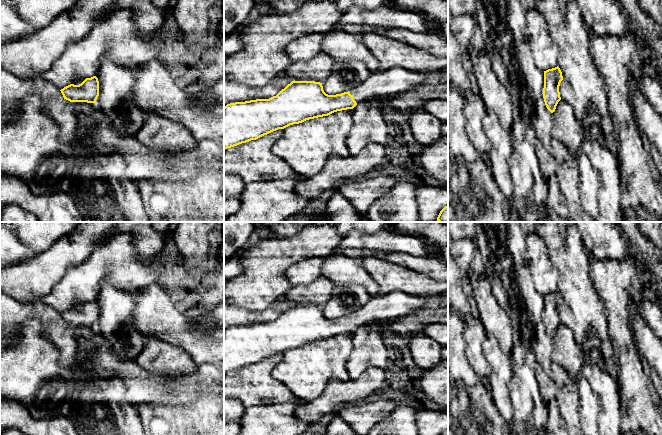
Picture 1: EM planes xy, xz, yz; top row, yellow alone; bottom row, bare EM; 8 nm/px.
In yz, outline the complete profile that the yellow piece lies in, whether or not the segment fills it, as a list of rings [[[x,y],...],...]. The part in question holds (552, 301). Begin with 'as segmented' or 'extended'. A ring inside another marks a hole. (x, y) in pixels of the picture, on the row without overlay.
as segmented; [[[557,290],[544,295],[543,322],[547,333],[553,337],[561,324],[559,310],[563,304],[562,296]]]

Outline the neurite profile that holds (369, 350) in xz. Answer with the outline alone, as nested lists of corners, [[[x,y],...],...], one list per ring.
[[[363,324],[353,332],[353,350],[346,362],[349,378],[357,379],[368,368],[386,369],[388,348],[383,333]]]

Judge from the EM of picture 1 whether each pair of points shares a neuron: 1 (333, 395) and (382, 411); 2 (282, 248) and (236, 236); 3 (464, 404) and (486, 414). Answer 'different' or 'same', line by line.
1: different
2: different
3: same

